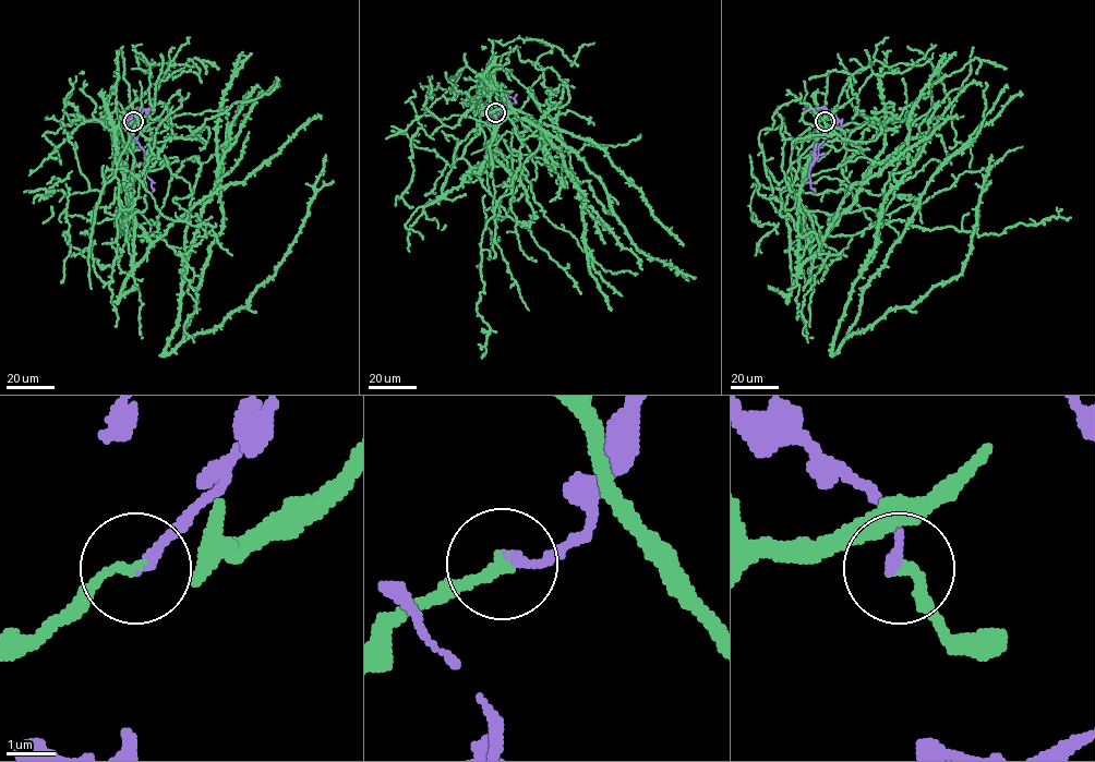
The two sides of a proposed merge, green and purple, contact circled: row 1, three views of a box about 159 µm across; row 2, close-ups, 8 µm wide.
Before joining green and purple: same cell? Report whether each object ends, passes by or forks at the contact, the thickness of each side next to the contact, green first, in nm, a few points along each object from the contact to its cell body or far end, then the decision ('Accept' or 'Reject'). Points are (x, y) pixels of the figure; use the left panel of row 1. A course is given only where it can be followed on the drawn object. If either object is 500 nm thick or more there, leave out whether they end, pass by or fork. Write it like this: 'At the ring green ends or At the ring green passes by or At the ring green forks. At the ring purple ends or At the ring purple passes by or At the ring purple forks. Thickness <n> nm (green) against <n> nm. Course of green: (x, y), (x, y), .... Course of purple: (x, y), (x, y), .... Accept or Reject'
At the ring green ends. At the ring purple ends. Thickness 240 nm (green) against 200 nm. Course of green: (133, 121), (131, 234), (158, 234), (181, 162), (226, 144), (223, 226), (168, 353), (218, 165), (280, 86). Course of purple: (133, 121), (142, 111), (141, 107), (132, 117), (133, 135), (143, 150), (153, 192). Reject

